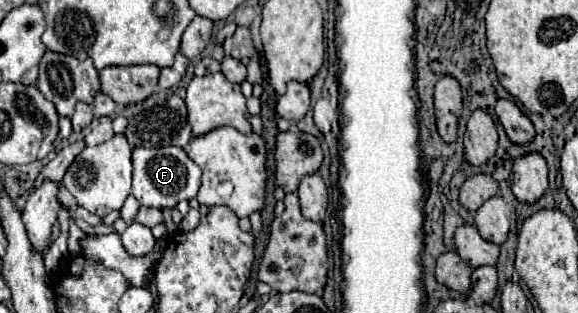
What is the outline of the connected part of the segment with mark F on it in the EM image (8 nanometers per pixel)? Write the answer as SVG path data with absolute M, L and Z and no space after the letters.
M136 148L132 154L134 178L132 194L142 206L150 208L174 208L180 200L192 200L200 188L202 170L188 158L182 148Z

